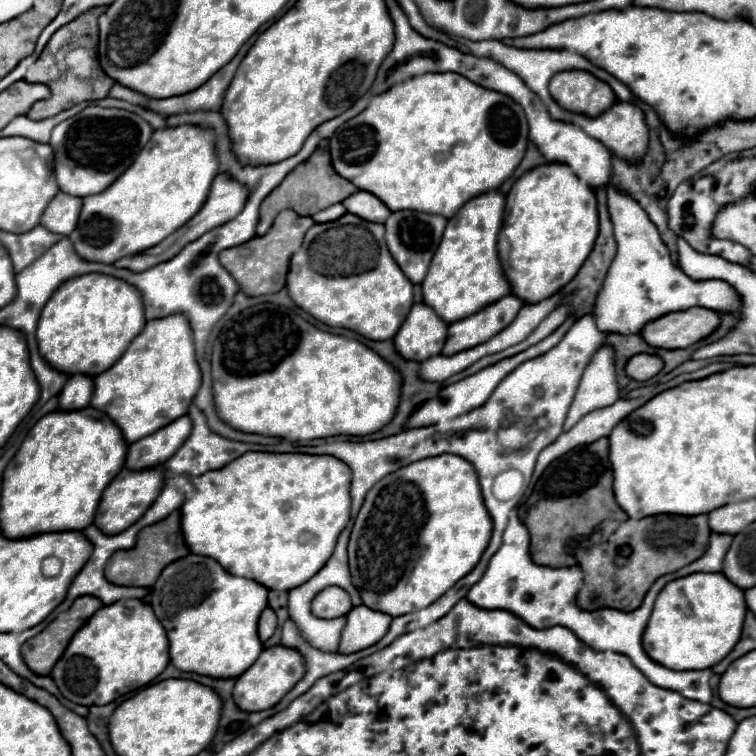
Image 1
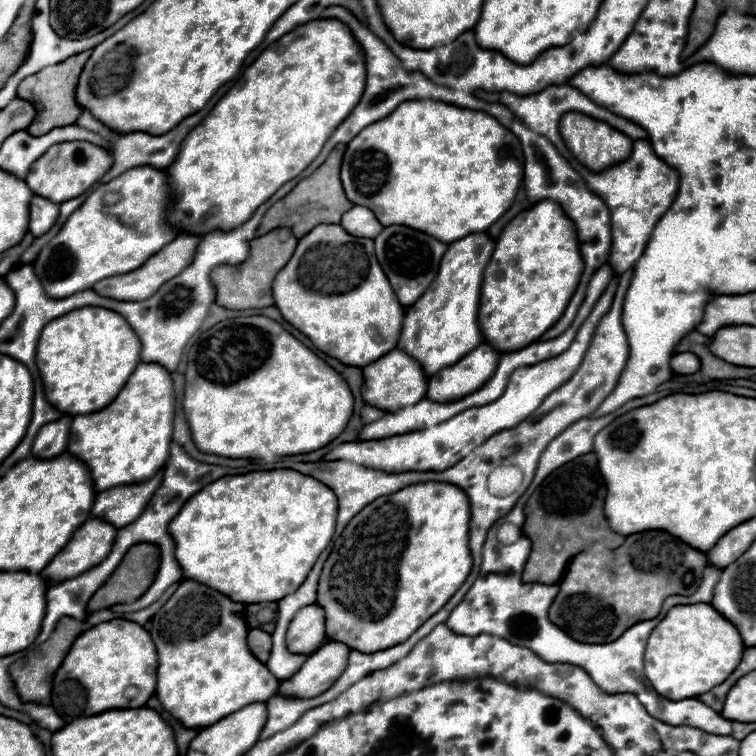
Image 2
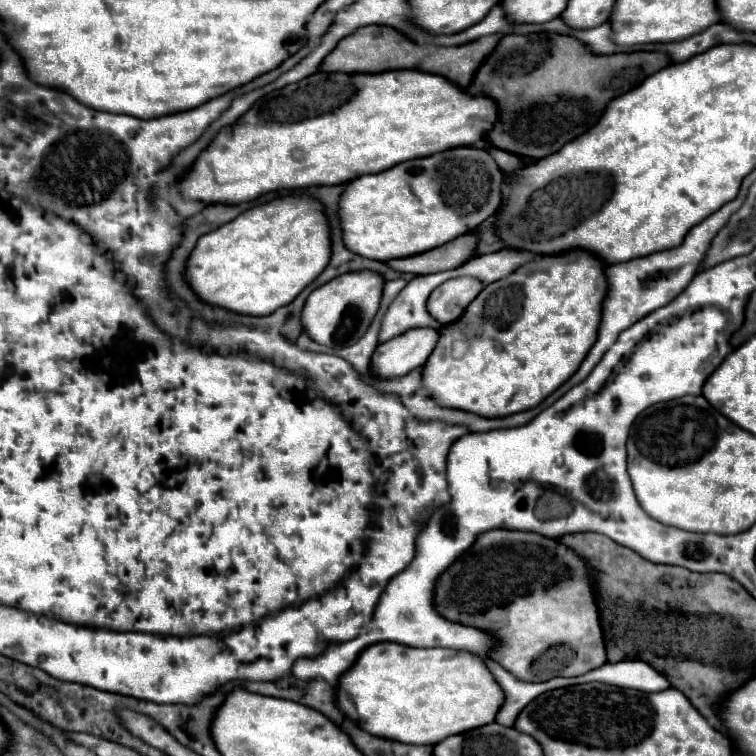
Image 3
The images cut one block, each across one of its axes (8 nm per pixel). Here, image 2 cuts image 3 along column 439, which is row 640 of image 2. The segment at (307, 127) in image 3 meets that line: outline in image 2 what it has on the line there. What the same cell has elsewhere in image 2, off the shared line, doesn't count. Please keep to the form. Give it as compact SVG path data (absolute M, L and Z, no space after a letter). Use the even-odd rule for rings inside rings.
M110 620L82 632L66 654L52 684L50 704L66 722L88 718L114 708L140 708L156 690L158 656L150 634L136 622ZM136 688L136 696L128 698L126 690Z

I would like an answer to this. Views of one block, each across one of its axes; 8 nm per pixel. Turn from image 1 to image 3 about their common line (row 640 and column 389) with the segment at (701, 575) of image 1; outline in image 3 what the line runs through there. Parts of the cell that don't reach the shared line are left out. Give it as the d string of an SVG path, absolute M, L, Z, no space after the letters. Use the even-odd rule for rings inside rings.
M394 642L372 644L364 650L356 660L356 666L344 674L338 688L338 706L348 718L358 722L358 726L364 726L370 734L396 738L408 744L438 744L448 736L486 726L496 718L502 704L504 692L480 656L466 650L408 648Z

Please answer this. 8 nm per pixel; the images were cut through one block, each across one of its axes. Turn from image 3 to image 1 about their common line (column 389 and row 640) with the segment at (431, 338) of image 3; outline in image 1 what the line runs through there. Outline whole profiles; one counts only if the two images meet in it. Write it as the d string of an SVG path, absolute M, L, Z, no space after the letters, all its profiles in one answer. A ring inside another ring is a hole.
M356 606L346 614L346 626L342 630L342 638L338 644L338 652L352 654L370 644L376 644L382 636L386 636L390 628L392 616L384 612L374 612L366 606Z

